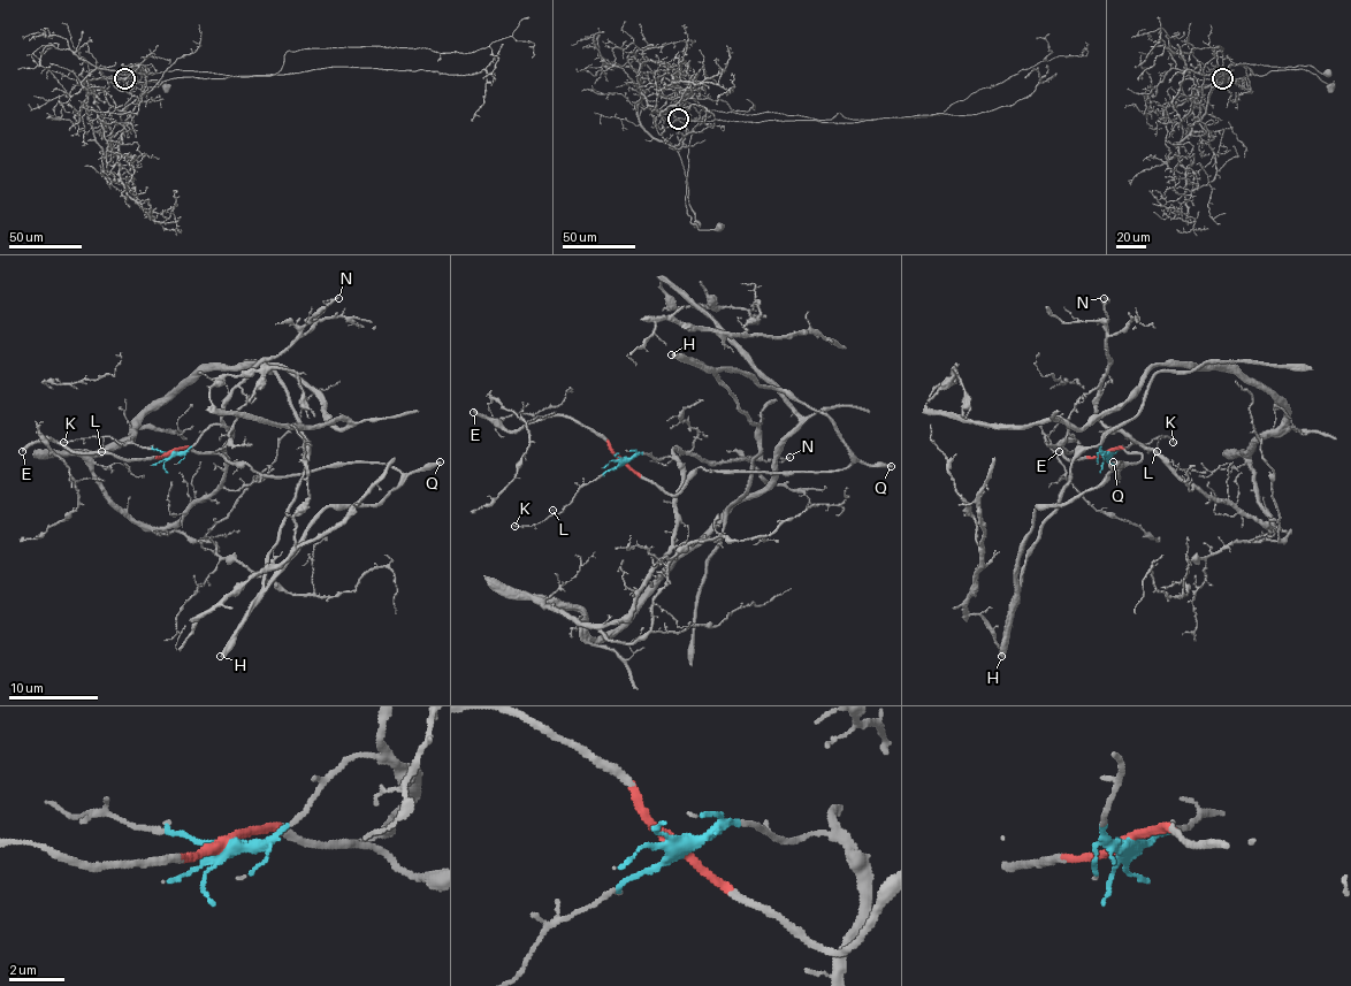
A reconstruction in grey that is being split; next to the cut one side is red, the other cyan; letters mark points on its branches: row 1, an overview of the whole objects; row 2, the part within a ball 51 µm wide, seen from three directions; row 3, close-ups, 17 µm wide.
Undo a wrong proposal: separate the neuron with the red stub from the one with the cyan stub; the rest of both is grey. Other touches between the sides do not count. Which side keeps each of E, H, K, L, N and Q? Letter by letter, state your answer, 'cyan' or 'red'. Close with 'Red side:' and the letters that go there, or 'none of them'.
E: red
H: red
K: cyan
L: cyan
N: cyan
Q: red
Red side: E, H, Q

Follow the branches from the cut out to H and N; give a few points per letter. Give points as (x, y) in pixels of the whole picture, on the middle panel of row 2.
H: (621, 460), (671, 494), (700, 467), (837, 472), (853, 460), (827, 418), (740, 371), (714, 371), (671, 354)
N: (621, 460), (641, 453), (662, 458), (673, 449), (697, 453), (711, 463), (790, 456)

